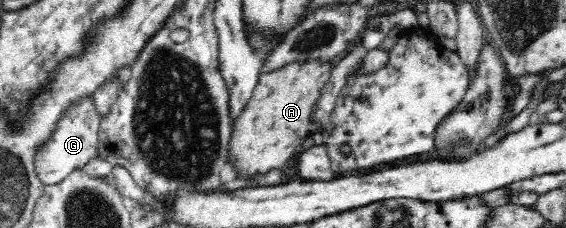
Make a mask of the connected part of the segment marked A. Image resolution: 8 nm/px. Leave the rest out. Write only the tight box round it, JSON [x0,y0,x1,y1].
[226,60,336,181]

